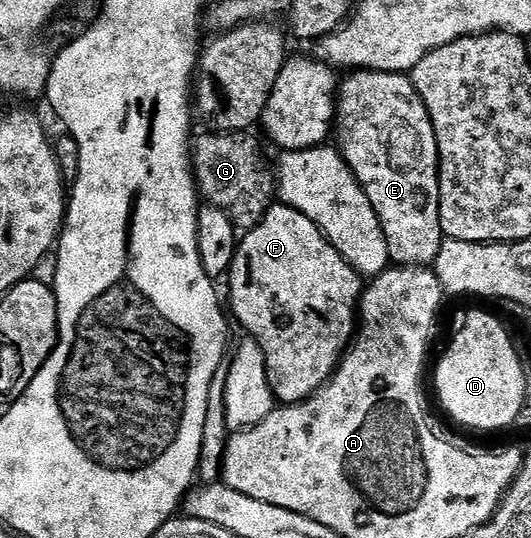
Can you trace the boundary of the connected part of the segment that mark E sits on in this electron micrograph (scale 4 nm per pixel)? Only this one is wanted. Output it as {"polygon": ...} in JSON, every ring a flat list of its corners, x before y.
{"polygon":[[354,70,340,80,335,96,336,150,359,181,371,209,379,217,383,237,387,241,390,264,399,267,429,267,436,264,443,242,439,217,439,169,437,142,431,117,408,74,395,71]]}

